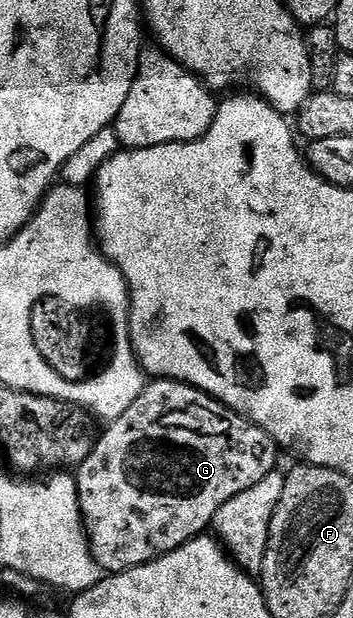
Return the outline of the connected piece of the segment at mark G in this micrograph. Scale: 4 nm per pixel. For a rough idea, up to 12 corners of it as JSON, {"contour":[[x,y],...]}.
{"contour":[[149,381],[75,471],[101,571],[201,537],[278,466],[258,424]]}

